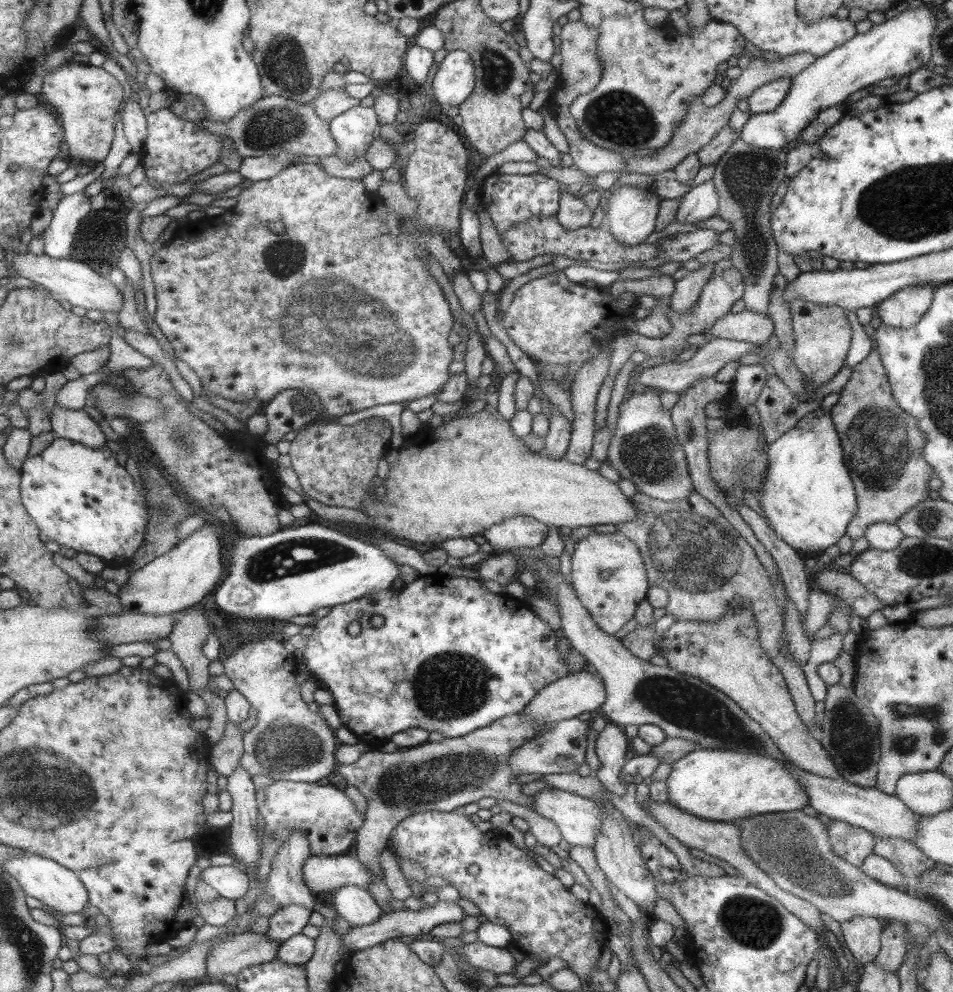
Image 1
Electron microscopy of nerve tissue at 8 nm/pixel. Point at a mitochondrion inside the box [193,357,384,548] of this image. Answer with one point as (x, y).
(299, 402)

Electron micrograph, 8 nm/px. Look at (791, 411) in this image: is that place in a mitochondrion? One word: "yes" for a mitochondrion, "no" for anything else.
no

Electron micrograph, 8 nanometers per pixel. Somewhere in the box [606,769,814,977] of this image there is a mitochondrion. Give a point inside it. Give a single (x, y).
(755, 923)

